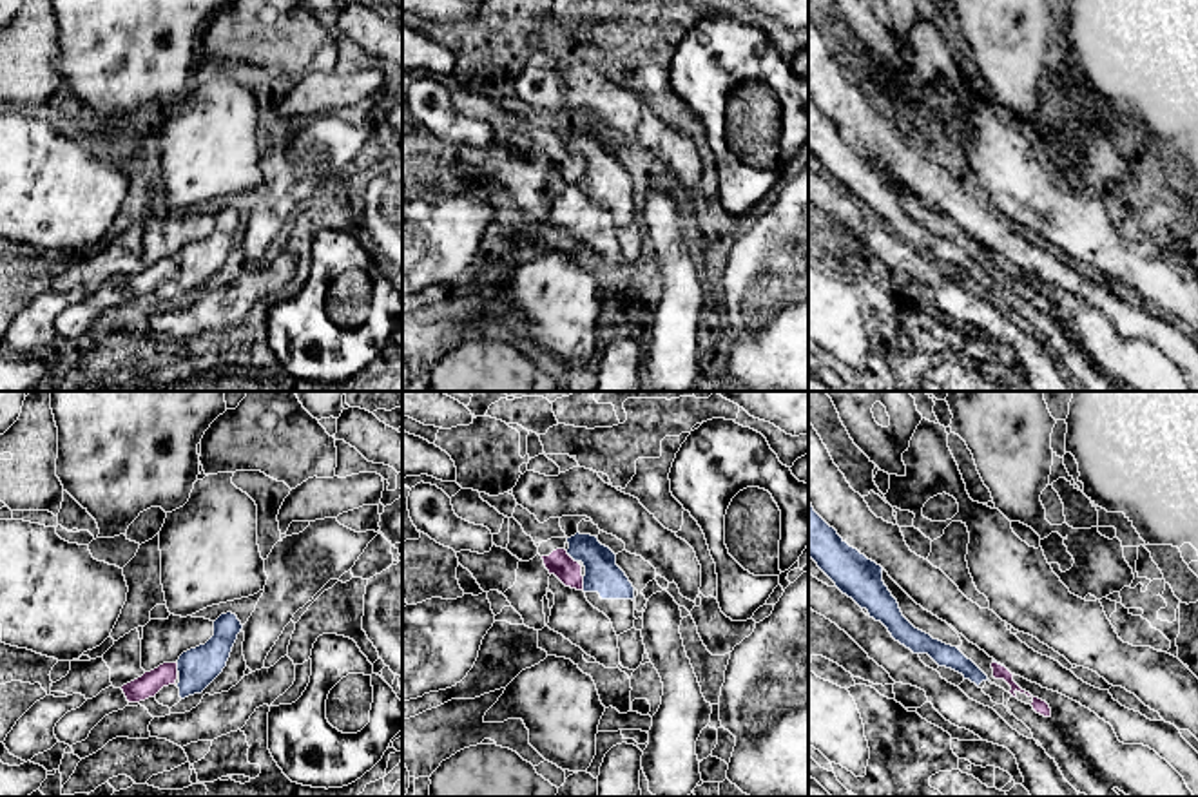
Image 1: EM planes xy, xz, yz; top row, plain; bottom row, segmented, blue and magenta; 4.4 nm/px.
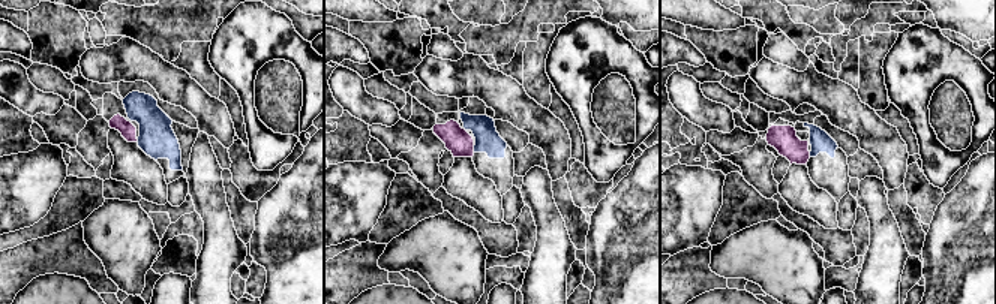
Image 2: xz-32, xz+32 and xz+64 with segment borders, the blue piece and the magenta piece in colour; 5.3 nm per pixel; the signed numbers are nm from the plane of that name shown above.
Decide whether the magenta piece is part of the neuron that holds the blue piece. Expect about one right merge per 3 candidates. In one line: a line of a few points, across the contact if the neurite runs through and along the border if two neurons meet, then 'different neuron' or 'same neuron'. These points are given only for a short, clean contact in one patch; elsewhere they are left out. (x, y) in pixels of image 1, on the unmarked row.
line xz (582, 171), (584, 183); different neuron

